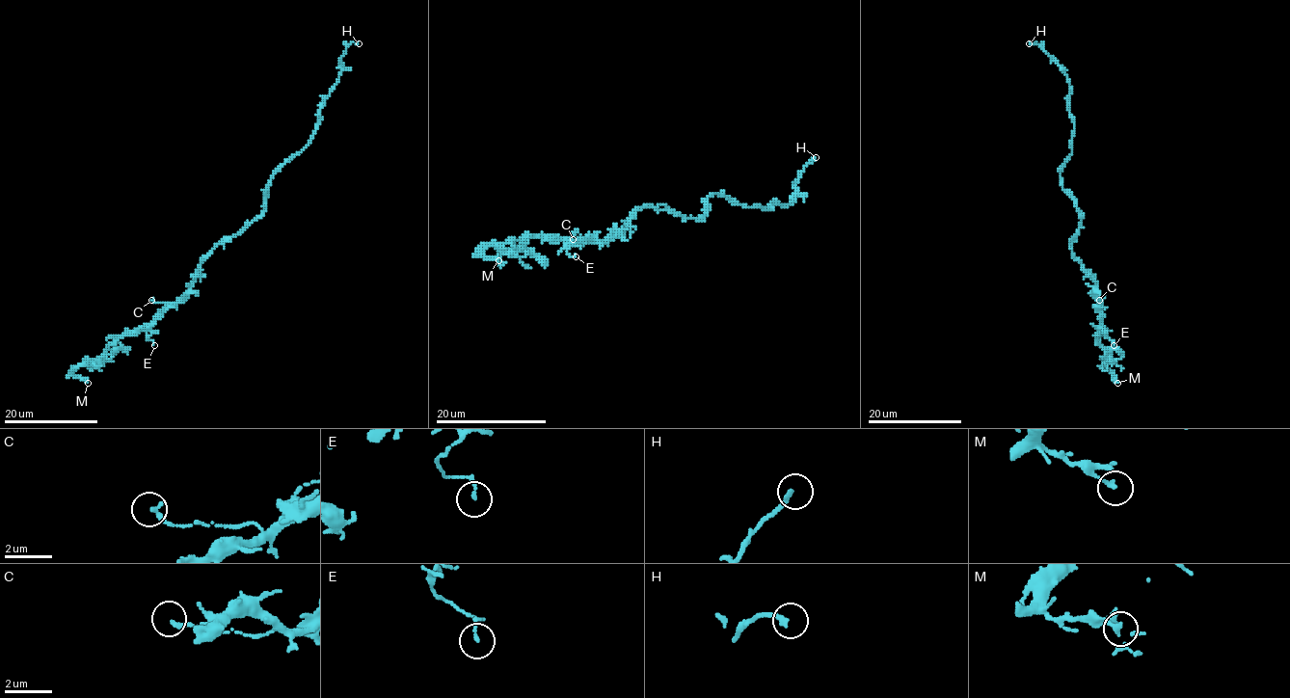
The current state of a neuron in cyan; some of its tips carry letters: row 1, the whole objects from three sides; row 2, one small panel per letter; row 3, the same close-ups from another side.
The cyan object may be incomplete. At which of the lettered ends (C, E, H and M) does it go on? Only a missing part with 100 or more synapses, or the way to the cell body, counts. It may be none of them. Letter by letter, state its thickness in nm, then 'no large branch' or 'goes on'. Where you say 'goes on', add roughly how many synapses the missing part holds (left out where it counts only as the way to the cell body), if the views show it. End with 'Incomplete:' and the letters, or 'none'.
C: 180 nm thick; no large branch
E: 130 nm thick; no large branch
H: 200 nm thick; goes on
M: 180 nm thick; no large branch
Incomplete: H

